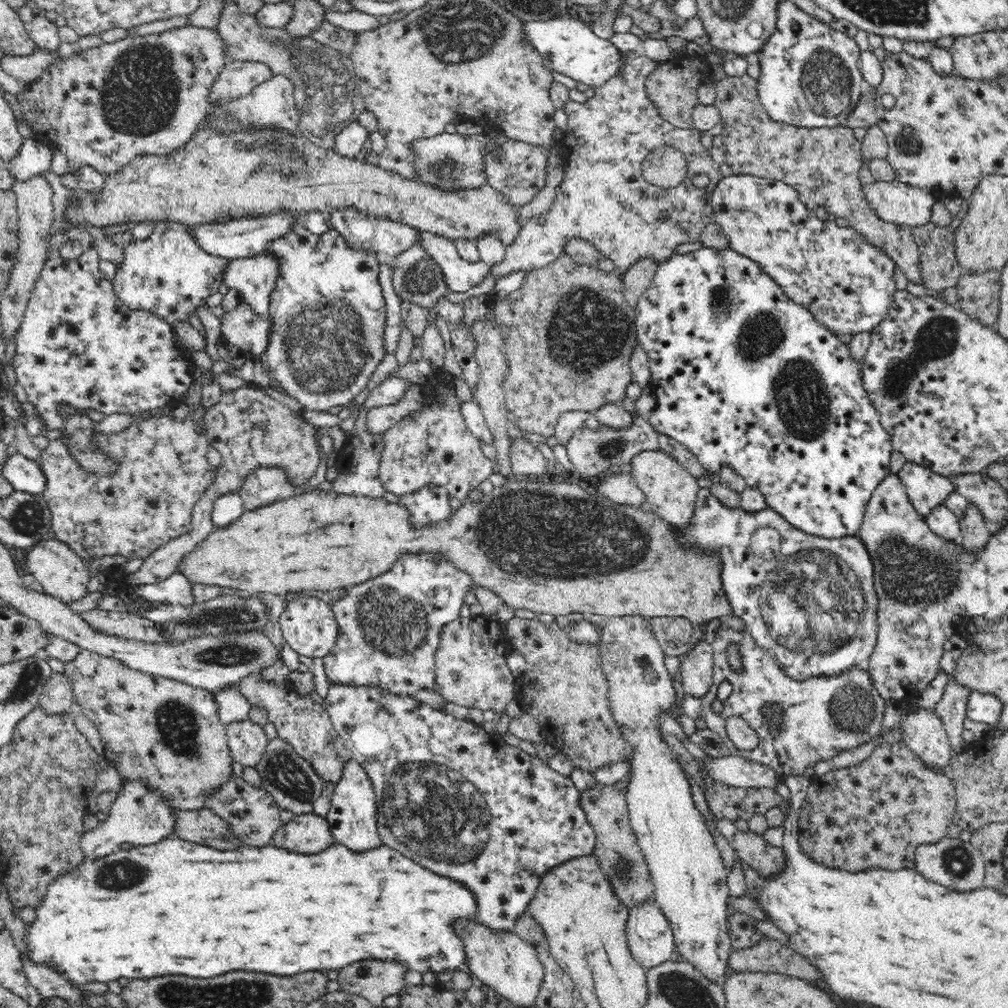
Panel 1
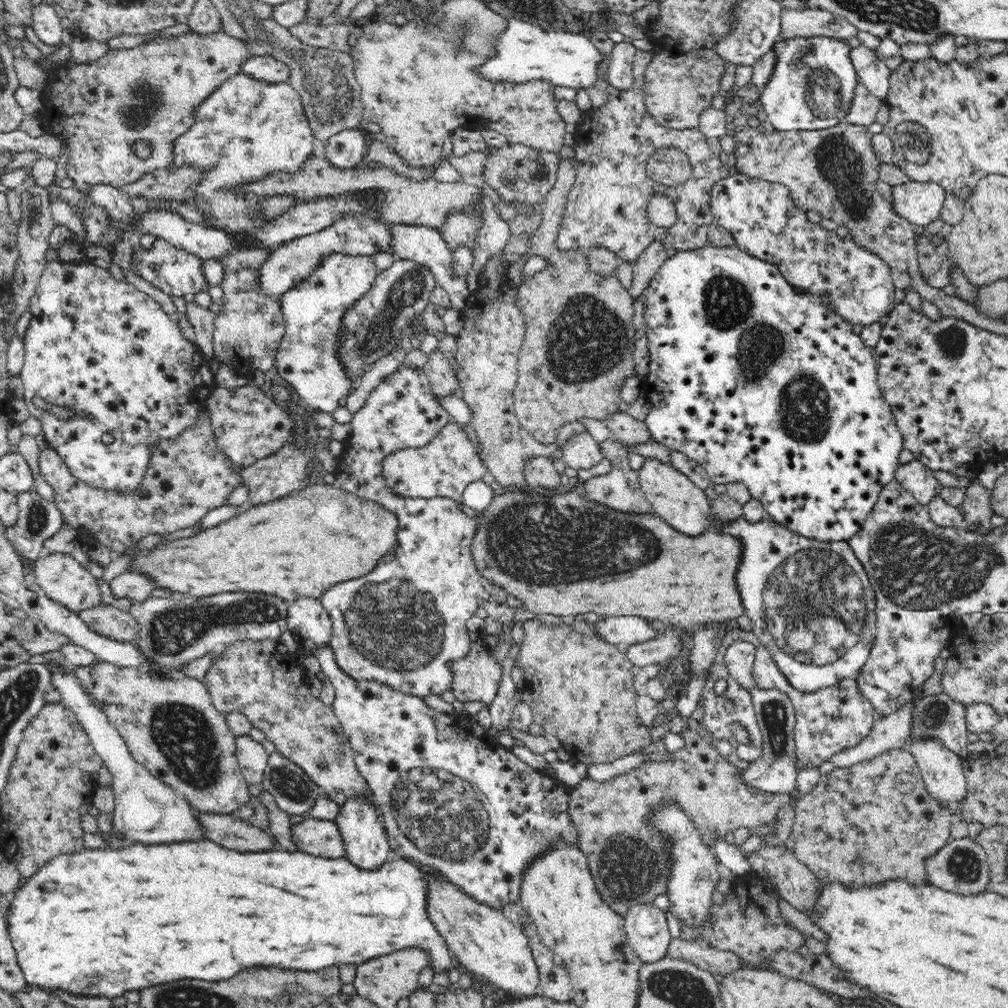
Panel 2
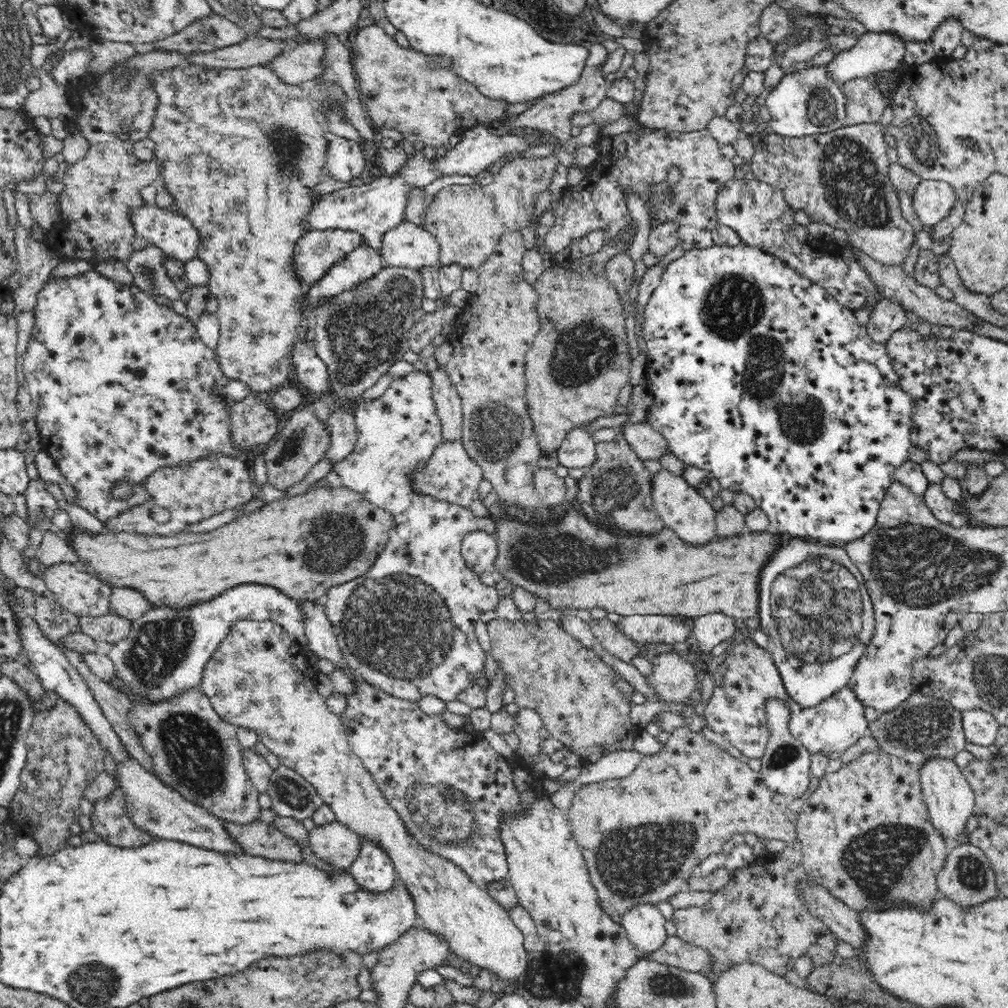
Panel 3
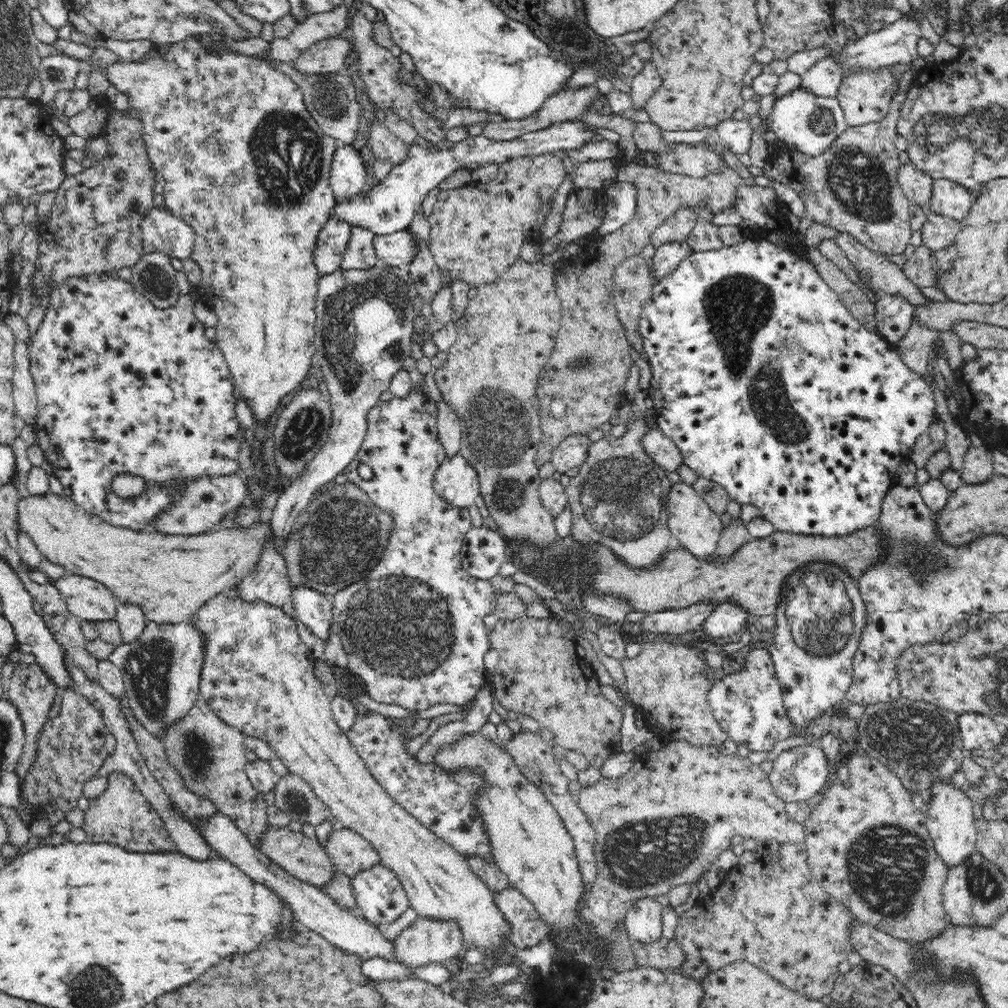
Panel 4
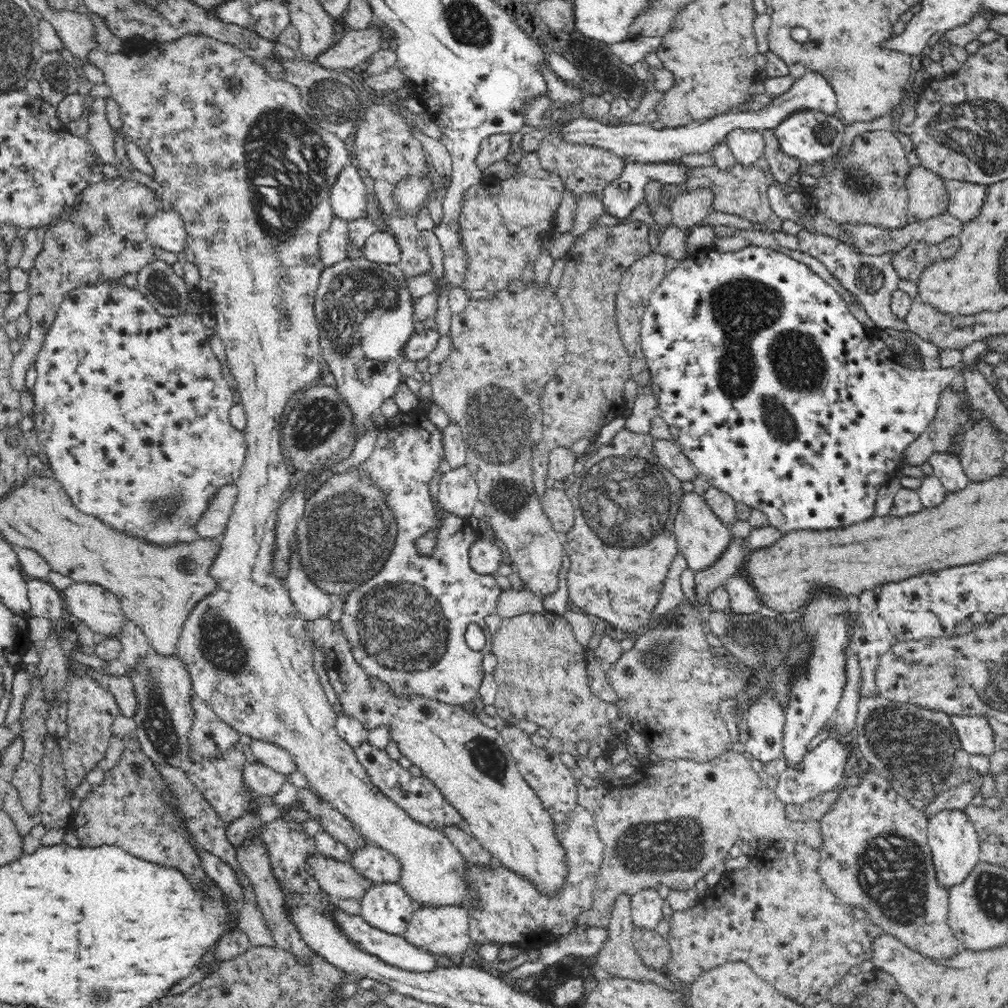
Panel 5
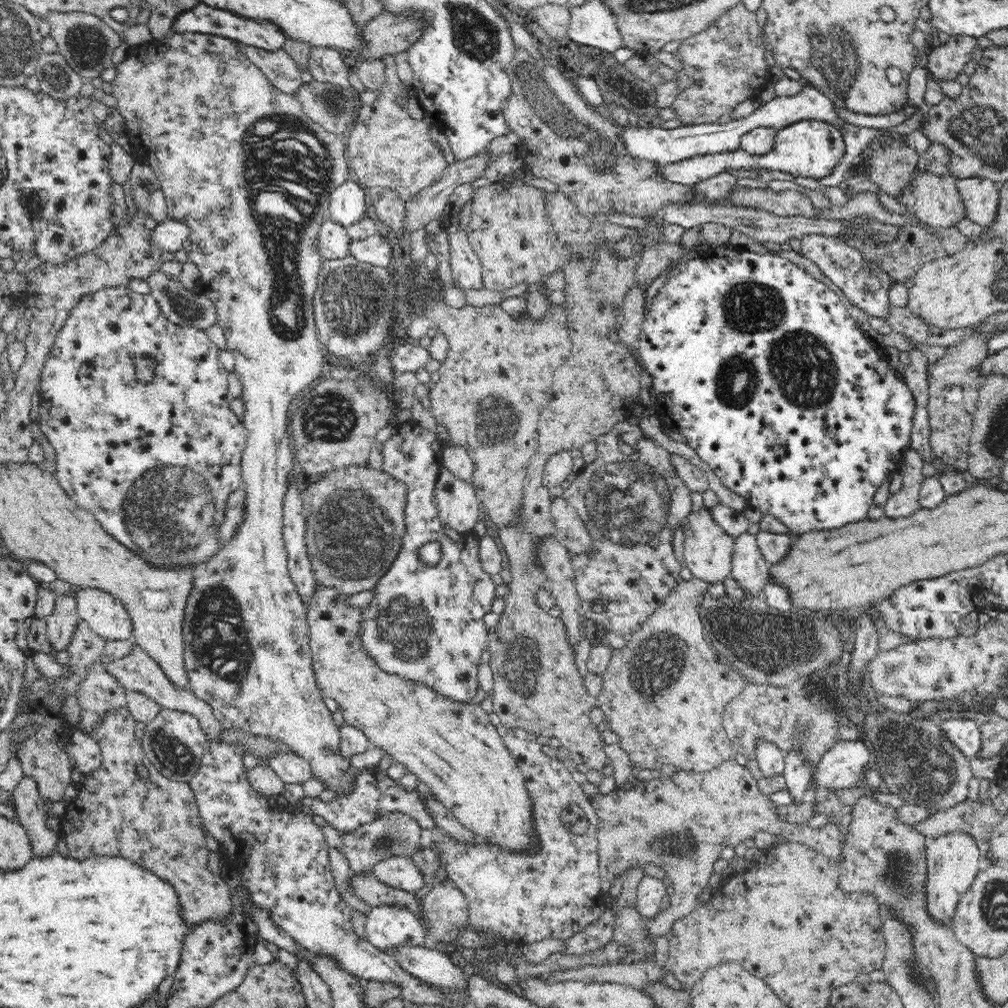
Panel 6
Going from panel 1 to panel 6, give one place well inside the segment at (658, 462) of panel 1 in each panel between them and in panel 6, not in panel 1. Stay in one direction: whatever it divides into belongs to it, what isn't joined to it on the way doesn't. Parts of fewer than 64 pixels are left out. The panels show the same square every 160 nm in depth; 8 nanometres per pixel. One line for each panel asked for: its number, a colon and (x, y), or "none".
2: (675, 499)
3: (686, 512)
4: (698, 528)
5: (702, 538)
6: (708, 550)

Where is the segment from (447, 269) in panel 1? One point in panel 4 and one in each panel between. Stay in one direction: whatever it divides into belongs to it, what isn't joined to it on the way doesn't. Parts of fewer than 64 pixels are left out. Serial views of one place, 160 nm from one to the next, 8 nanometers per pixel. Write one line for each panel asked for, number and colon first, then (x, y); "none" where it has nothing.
2: (424, 245)
3: (407, 245)
4: (397, 249)

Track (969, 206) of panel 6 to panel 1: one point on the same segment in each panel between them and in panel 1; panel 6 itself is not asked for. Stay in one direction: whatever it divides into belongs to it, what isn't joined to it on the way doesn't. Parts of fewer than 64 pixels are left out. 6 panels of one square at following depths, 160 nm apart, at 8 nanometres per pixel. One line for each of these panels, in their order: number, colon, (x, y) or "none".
1: (900, 203)
2: (921, 203)
3: (934, 200)
4: (949, 199)
5: (967, 199)

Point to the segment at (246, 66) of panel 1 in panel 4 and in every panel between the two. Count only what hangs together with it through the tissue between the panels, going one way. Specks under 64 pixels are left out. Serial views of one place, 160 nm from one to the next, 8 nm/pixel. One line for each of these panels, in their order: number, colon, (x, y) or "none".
2: (266, 68)
3: (305, 61)
4: (329, 55)

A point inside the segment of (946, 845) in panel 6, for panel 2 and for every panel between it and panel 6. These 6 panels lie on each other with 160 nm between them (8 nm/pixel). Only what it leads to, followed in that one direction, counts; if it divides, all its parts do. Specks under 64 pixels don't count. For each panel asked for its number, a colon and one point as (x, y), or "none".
2: (941, 770)
3: (949, 799)
4: (950, 823)
5: (953, 840)

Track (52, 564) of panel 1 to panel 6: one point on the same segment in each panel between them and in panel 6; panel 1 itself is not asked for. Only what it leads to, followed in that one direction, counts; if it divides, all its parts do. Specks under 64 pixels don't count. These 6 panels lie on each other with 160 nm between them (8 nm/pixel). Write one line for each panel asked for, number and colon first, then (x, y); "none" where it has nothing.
2: (61, 577)
3: (81, 593)
4: (87, 599)
5: (93, 605)
6: (106, 615)

